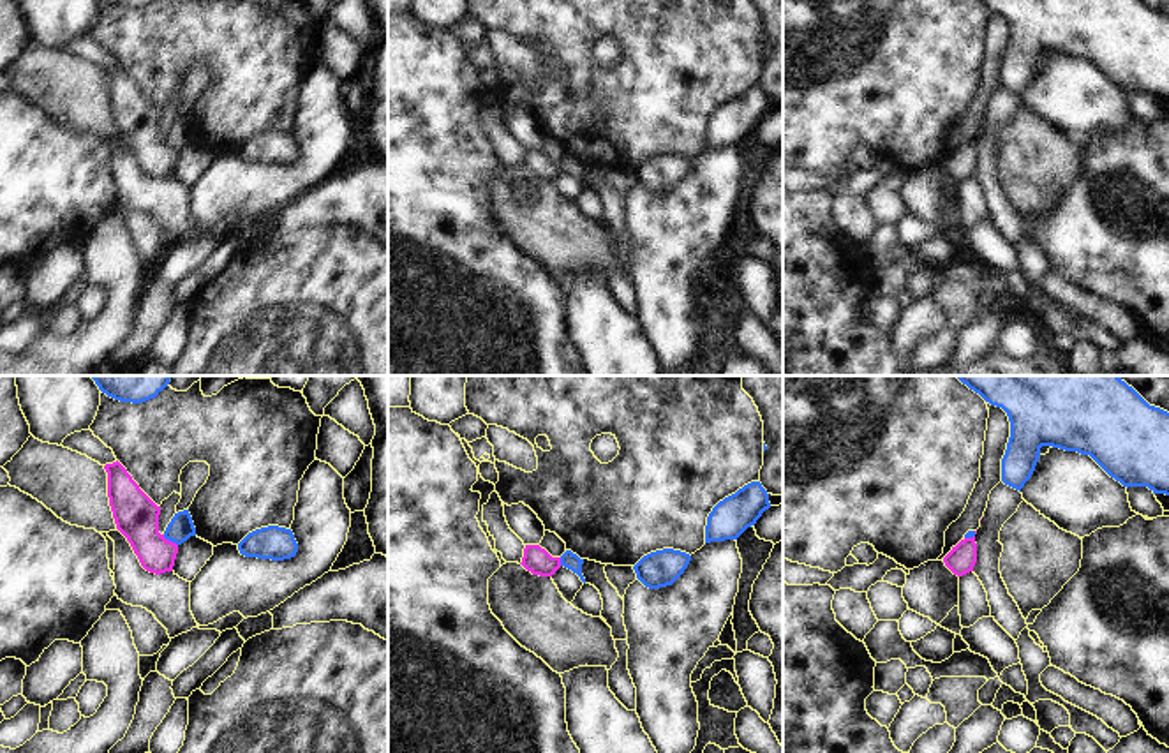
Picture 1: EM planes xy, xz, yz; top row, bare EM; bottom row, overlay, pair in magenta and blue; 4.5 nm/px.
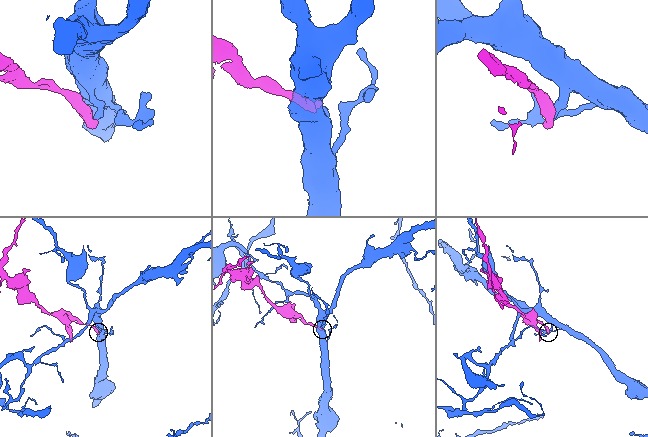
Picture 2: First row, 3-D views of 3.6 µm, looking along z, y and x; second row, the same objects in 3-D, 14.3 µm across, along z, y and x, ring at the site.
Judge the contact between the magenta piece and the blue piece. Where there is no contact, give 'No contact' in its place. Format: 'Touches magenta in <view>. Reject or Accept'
Touches magenta in xy. Reject.

